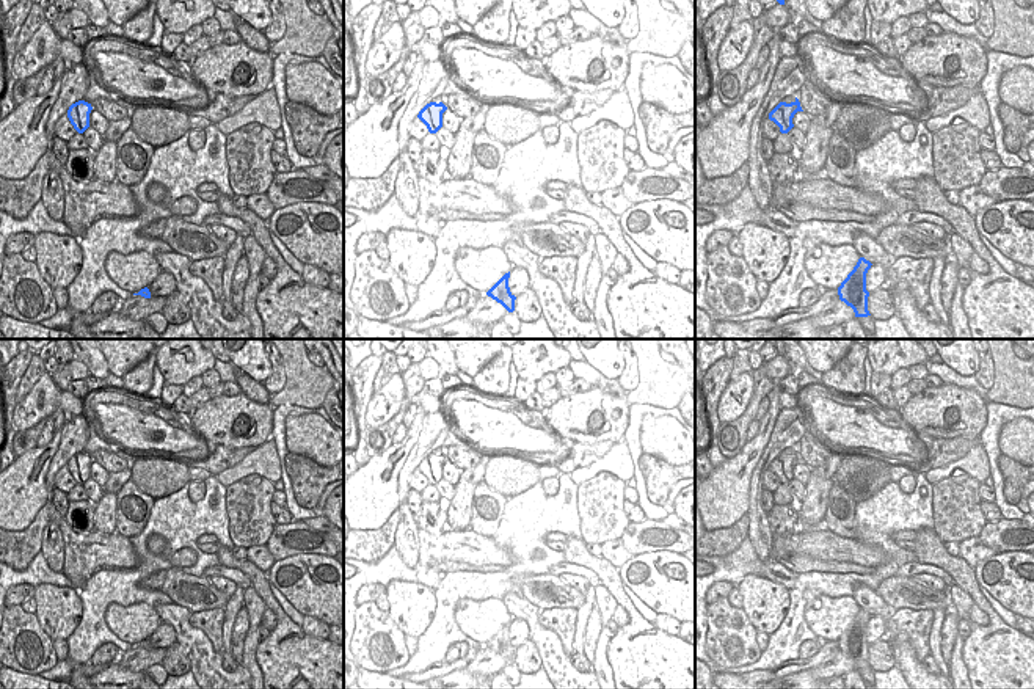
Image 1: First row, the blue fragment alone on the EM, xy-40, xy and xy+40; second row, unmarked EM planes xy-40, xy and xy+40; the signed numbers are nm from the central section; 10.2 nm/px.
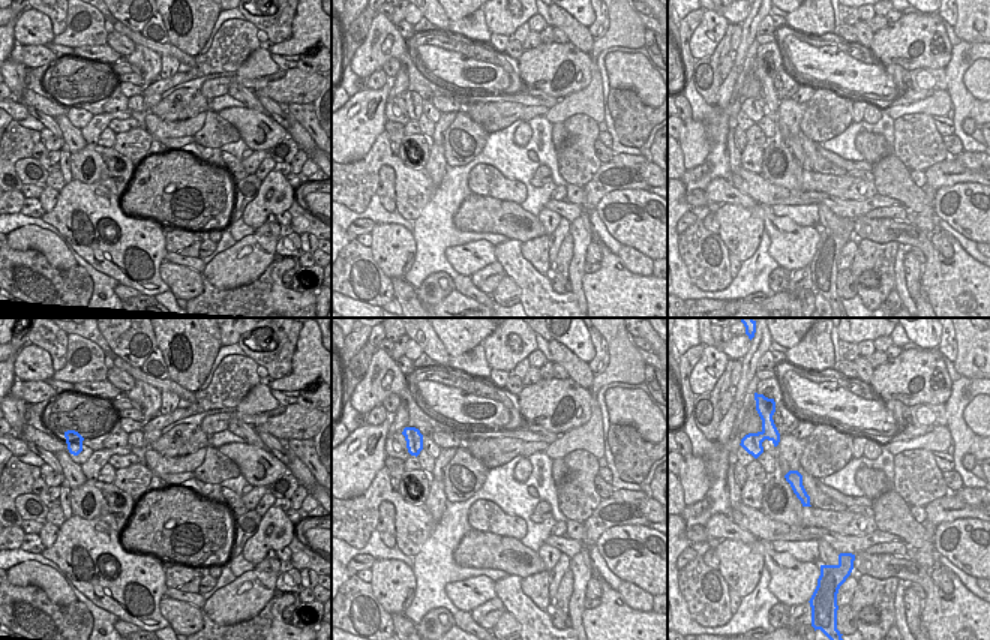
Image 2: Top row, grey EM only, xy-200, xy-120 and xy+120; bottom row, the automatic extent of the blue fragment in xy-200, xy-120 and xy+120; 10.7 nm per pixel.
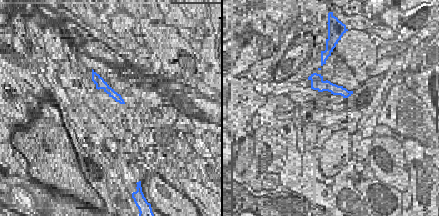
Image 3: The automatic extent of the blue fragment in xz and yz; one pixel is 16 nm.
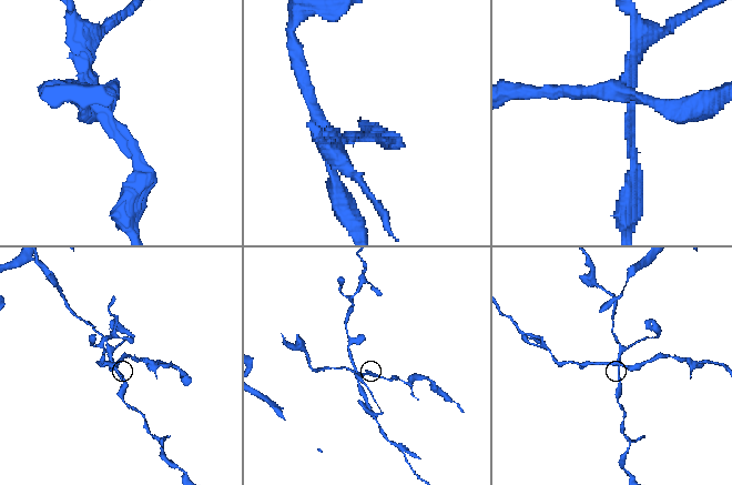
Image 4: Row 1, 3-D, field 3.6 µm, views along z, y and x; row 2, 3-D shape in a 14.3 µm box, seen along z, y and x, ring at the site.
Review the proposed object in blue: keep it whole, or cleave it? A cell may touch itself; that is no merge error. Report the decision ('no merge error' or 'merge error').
merge error

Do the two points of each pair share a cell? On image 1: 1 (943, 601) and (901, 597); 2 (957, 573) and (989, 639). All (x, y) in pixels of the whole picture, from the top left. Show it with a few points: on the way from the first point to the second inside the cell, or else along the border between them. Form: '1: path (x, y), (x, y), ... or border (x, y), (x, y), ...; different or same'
1: path (932, 600), (912, 597); same
2: path (972, 589), (992, 614), (993, 623); same

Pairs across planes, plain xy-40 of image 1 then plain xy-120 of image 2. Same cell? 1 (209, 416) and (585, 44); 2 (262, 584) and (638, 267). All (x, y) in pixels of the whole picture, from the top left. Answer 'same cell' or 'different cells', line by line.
1: different cells
2: different cells

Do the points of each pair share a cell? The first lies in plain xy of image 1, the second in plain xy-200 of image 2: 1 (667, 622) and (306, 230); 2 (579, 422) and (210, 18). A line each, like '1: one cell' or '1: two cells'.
1: two cells
2: two cells

